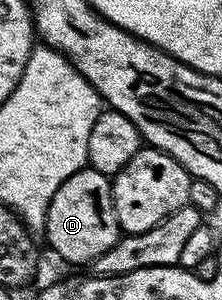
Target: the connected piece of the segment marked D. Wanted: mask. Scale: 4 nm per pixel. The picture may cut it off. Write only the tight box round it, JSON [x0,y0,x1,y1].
[44,165,119,265]

